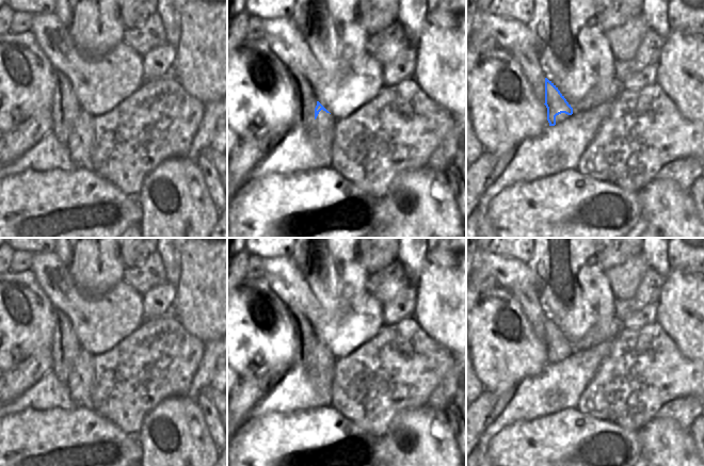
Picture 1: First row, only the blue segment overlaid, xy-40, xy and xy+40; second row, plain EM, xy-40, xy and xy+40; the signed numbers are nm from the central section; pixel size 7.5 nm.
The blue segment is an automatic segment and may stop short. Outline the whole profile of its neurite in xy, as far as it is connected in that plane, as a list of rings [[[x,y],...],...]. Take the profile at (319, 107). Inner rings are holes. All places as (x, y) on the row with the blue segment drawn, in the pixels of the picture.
[[[317,101],[313,125],[307,131],[310,144],[320,156],[332,156],[335,122],[334,116]]]

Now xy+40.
[[[545,78],[545,103],[549,126],[561,124],[571,118],[573,108],[560,93],[558,87]]]

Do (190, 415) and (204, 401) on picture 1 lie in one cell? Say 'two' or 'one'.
two

